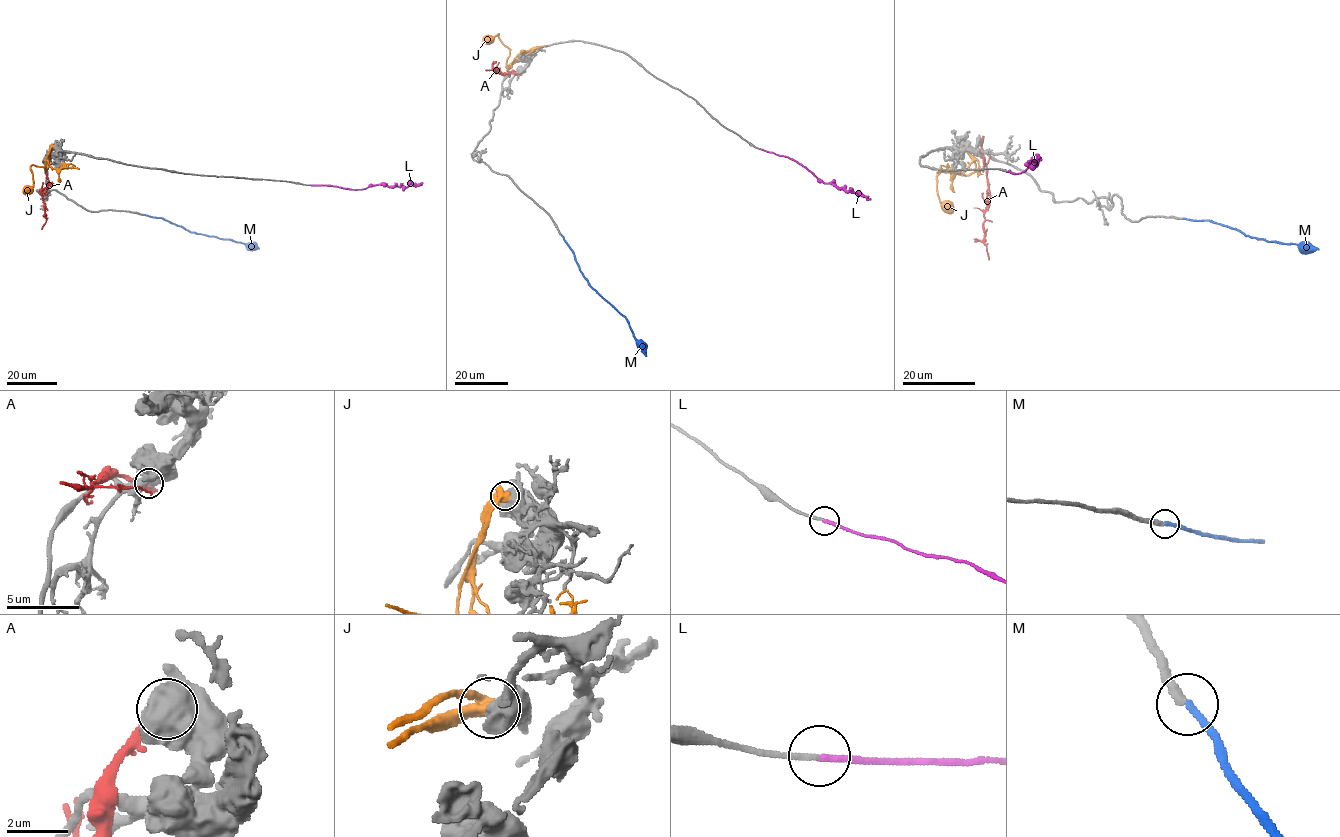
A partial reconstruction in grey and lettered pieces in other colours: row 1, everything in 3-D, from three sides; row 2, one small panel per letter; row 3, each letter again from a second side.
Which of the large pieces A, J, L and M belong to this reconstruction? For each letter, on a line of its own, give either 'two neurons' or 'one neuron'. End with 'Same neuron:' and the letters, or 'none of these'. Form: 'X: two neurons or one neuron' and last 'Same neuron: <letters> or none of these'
A: two neurons
J: two neurons
L: one neuron
M: one neuron
Same neuron: L, M

